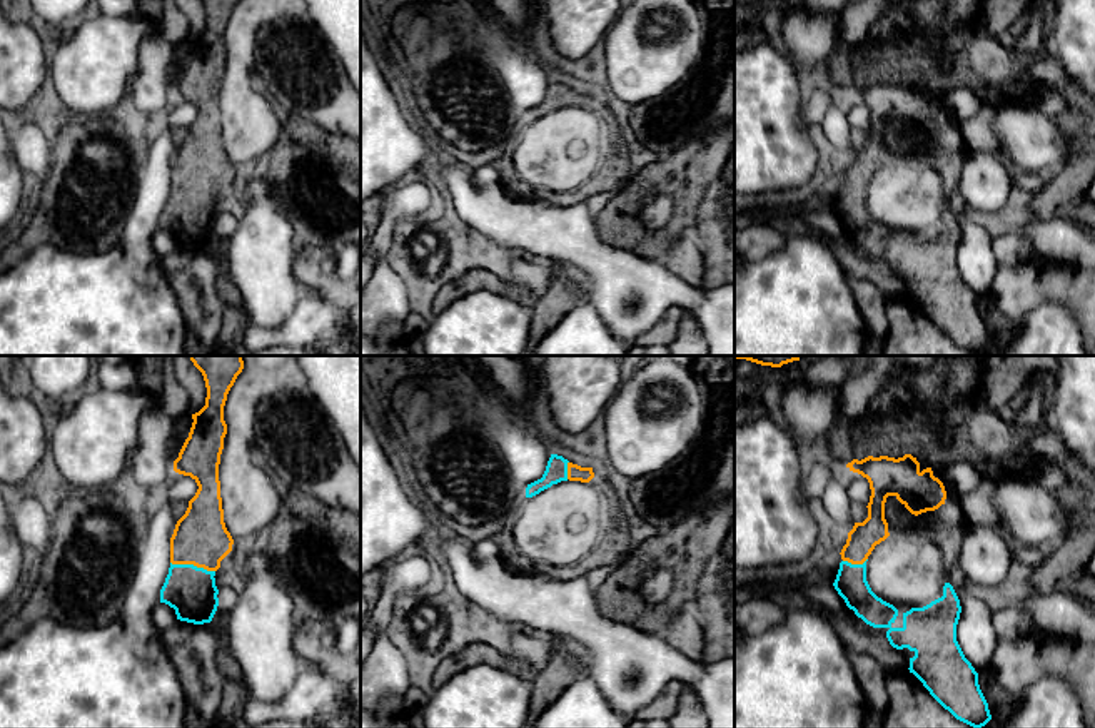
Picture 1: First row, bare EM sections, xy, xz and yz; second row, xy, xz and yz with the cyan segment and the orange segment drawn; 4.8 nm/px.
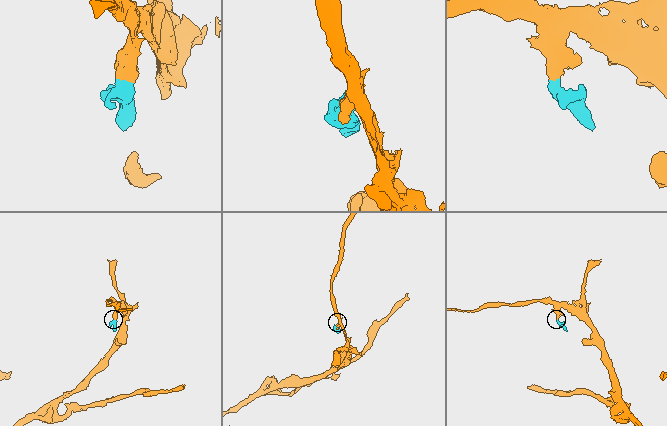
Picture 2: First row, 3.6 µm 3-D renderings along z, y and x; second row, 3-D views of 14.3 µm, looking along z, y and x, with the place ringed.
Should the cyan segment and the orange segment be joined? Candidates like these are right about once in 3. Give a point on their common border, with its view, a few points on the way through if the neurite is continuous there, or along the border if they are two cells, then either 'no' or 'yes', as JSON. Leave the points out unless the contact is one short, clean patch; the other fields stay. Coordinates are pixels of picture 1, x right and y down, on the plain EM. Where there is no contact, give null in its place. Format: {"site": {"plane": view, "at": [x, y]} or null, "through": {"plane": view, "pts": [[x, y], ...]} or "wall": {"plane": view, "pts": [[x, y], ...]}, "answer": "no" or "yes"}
{"site": {"plane": "xy", "at": [192, 191]}, "through": {"plane": "xy", "pts": [[189, 216], [192, 191], [201, 164]]}, "answer": "yes"}

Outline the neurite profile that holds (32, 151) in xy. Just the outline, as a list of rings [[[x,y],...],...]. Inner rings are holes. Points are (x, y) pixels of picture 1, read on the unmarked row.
[[[18,120],[10,135],[12,154],[28,180],[40,180],[52,165],[52,144],[33,122]]]

